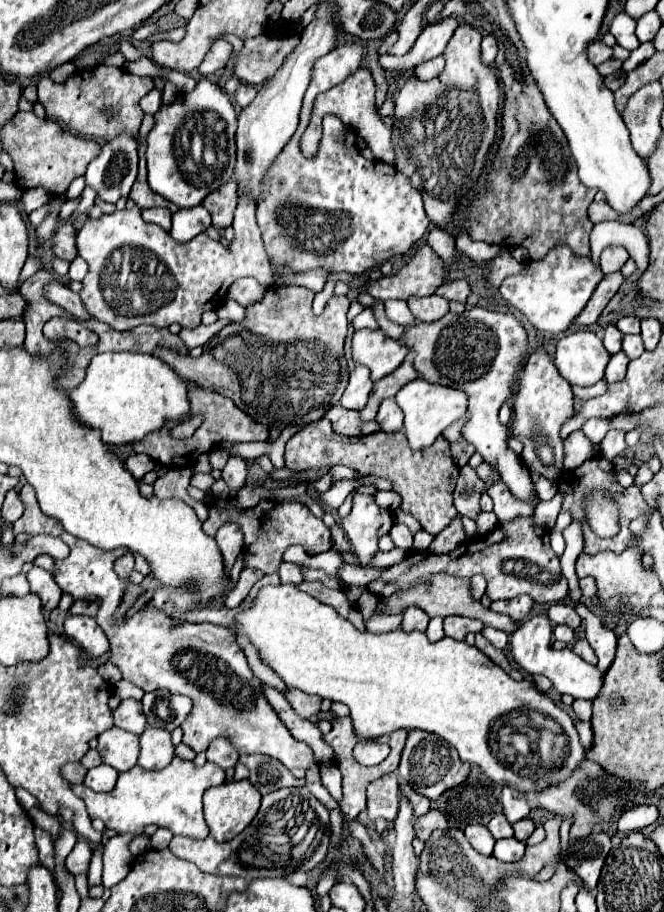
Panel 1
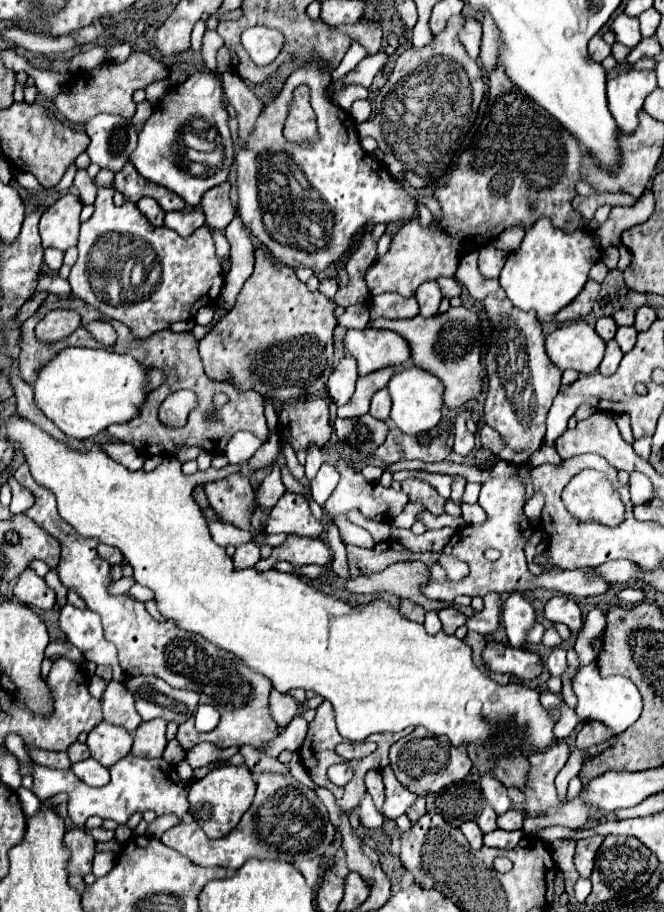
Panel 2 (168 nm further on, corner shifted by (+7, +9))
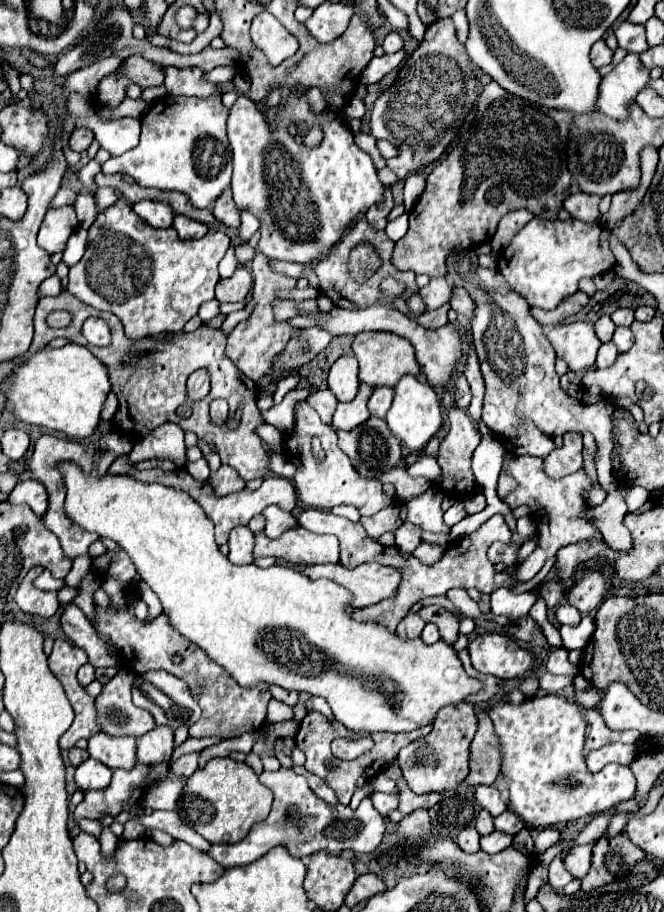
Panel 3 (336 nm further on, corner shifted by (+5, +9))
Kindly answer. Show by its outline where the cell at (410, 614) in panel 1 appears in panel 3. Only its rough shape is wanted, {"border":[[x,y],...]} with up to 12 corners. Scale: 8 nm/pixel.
{"border":[[408,613],[400,625],[400,637],[418,637],[424,619],[418,613]]}

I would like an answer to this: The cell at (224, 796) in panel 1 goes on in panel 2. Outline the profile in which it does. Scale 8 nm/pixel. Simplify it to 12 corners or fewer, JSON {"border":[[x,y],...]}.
{"border":[[246,765],[192,781],[190,815],[210,839],[238,825],[256,783]]}

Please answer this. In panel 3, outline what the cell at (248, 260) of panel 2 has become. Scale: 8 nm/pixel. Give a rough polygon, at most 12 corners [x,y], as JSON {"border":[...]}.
{"border":[[242,211],[238,229],[242,243],[258,231],[258,219],[250,211]]}

